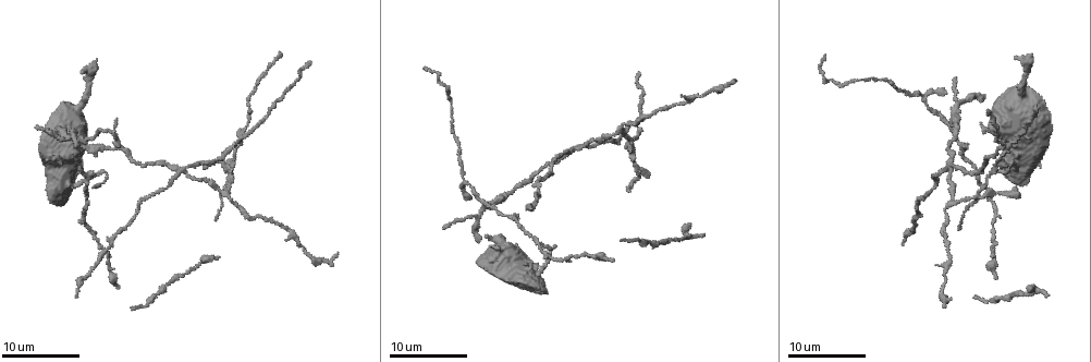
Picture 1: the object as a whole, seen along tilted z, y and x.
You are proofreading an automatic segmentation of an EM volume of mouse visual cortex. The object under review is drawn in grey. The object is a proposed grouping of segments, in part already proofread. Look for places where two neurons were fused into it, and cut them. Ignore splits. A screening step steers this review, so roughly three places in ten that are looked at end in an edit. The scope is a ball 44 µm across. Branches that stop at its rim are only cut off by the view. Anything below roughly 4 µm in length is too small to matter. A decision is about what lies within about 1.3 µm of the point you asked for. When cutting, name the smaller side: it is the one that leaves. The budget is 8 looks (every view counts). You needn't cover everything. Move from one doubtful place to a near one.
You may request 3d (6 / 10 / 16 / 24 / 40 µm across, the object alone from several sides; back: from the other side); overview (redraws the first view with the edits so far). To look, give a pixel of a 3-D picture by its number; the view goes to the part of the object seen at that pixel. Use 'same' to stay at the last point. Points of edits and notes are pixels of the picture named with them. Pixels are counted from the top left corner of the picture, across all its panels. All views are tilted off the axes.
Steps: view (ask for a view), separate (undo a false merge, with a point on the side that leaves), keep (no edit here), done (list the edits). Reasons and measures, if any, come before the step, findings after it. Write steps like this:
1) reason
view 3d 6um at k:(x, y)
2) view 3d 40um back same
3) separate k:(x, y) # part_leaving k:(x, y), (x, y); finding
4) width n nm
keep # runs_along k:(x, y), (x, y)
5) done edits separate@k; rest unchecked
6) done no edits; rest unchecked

four-way junction
view 3d 16um at 1:(978, 196)

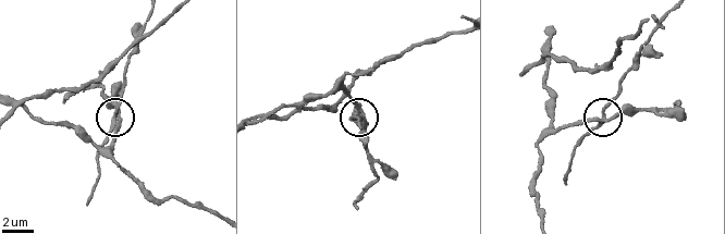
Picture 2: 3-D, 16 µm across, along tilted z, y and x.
zoom in
view 3d 6um at 2:(603, 113)

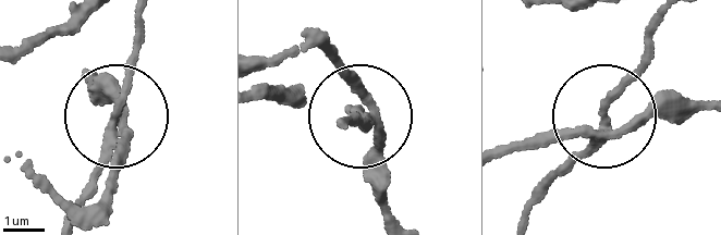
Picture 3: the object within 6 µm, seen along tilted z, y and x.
arms 4
separate 3:(96, 186) # part_leaving 3:(114, 130), (135, 19); two neurons meet here

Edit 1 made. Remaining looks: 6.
view overview

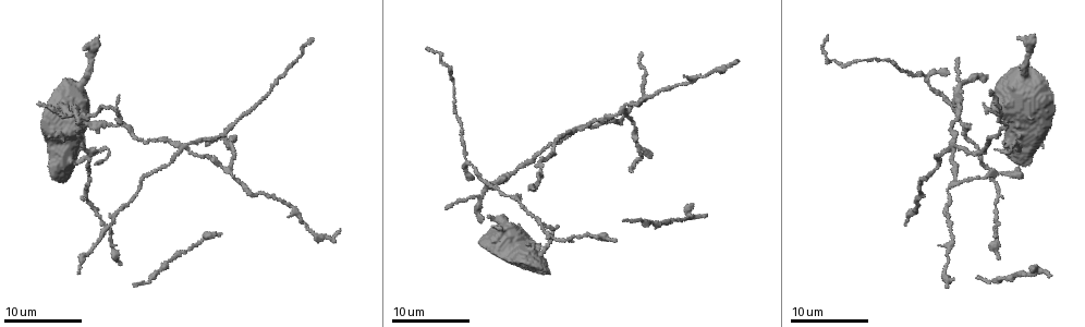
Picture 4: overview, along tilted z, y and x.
view 3d 16um at 4:(482, 195)

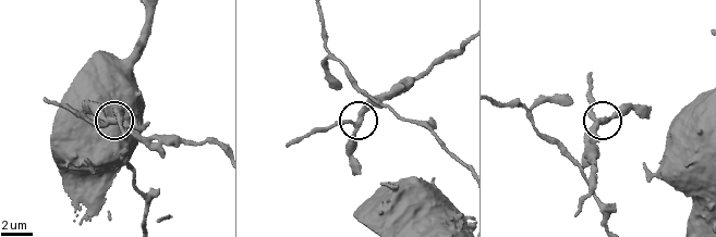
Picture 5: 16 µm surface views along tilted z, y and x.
keep # continuous, no second neuron

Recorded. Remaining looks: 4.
sudden change in width
view 3d 6um at 4:(1015, 143)

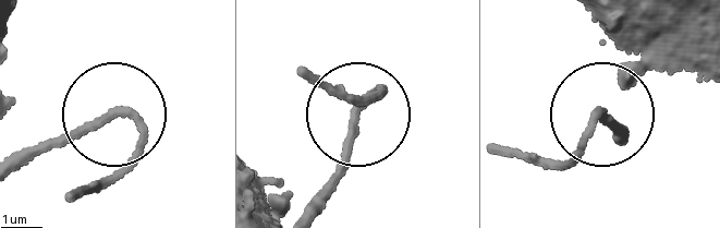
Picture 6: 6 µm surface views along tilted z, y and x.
keep # runs_along 6:(314, 215), (356, 112), (377, 90), (368, 102); all the same neuron

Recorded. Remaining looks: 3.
four or more arms meet
view 3d 16um at 4:(182, 149)

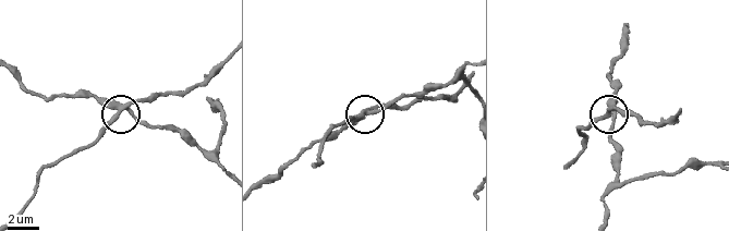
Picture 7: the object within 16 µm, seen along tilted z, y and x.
side_arm 24 um
separate 7:(143, 98) # part_leaving 7:(122, 107), (192, 88), (221, 70); a second neuron is stuck on

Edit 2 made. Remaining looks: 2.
done edits separate@3, separate@7; rest unchecked

